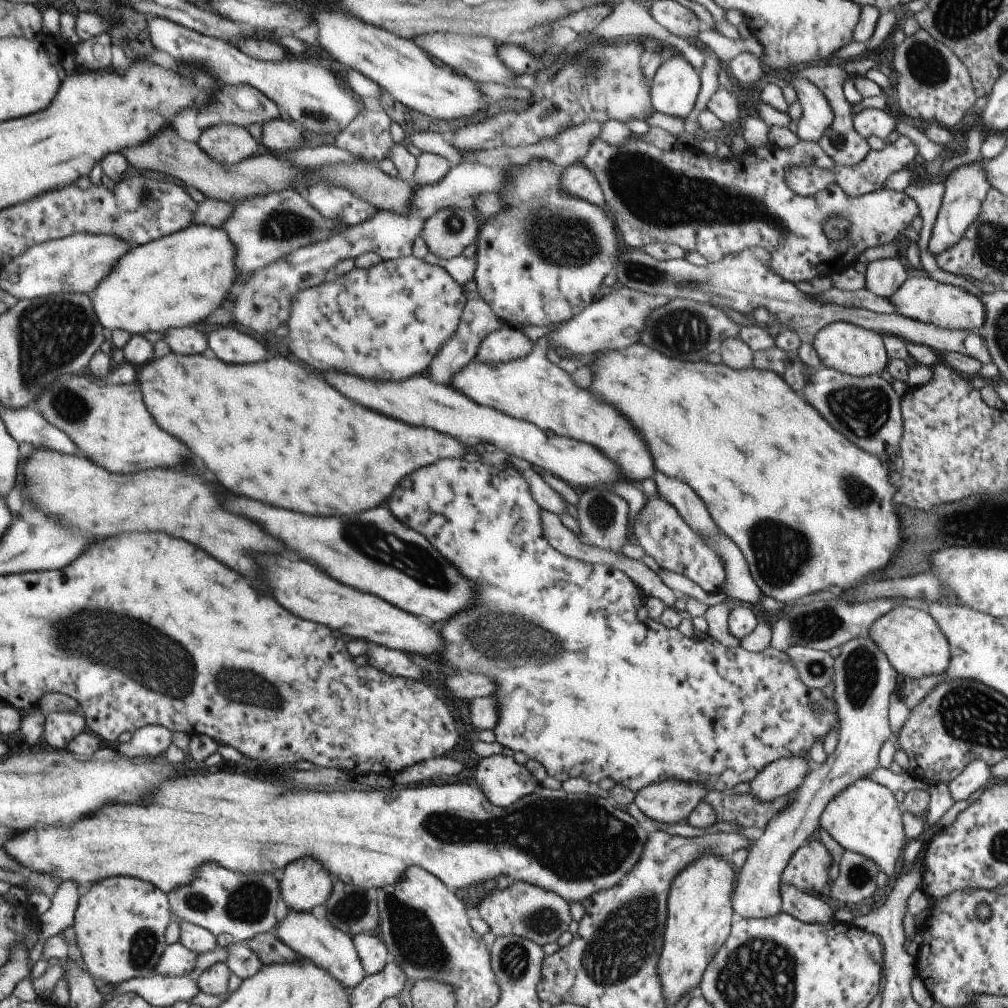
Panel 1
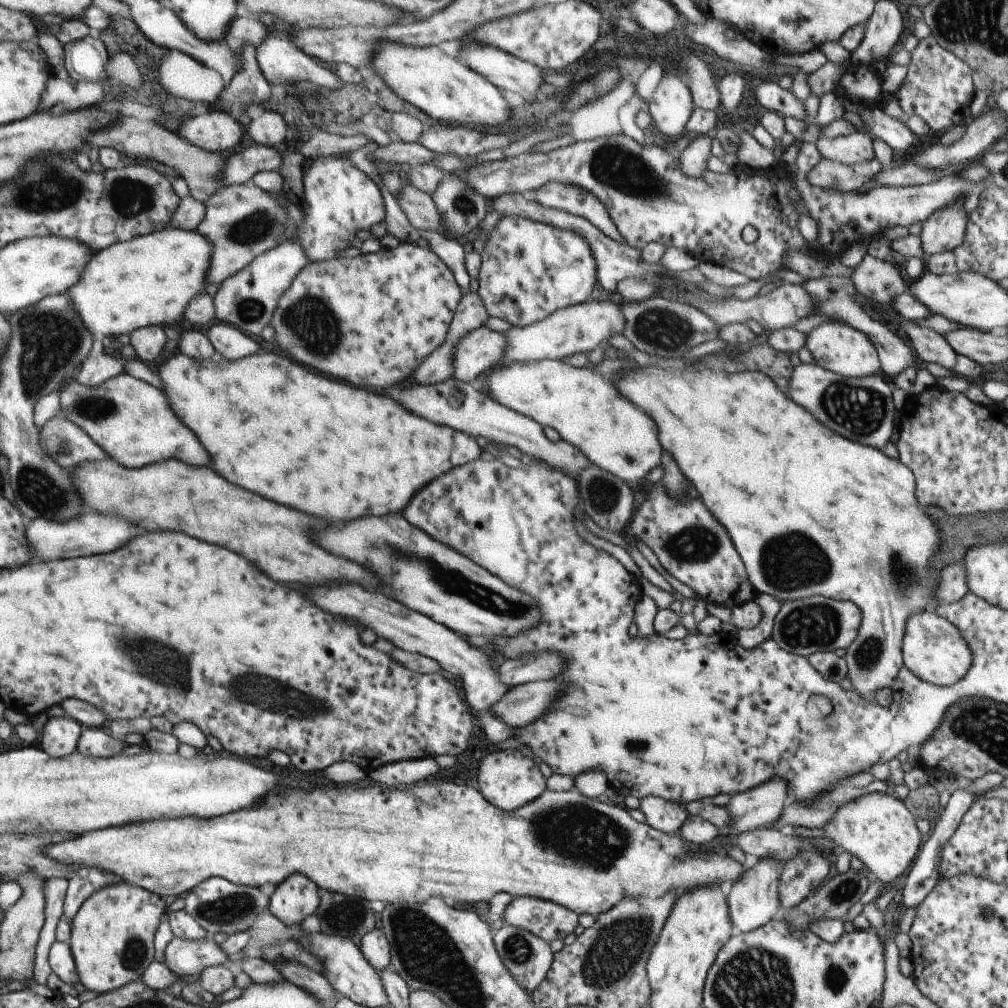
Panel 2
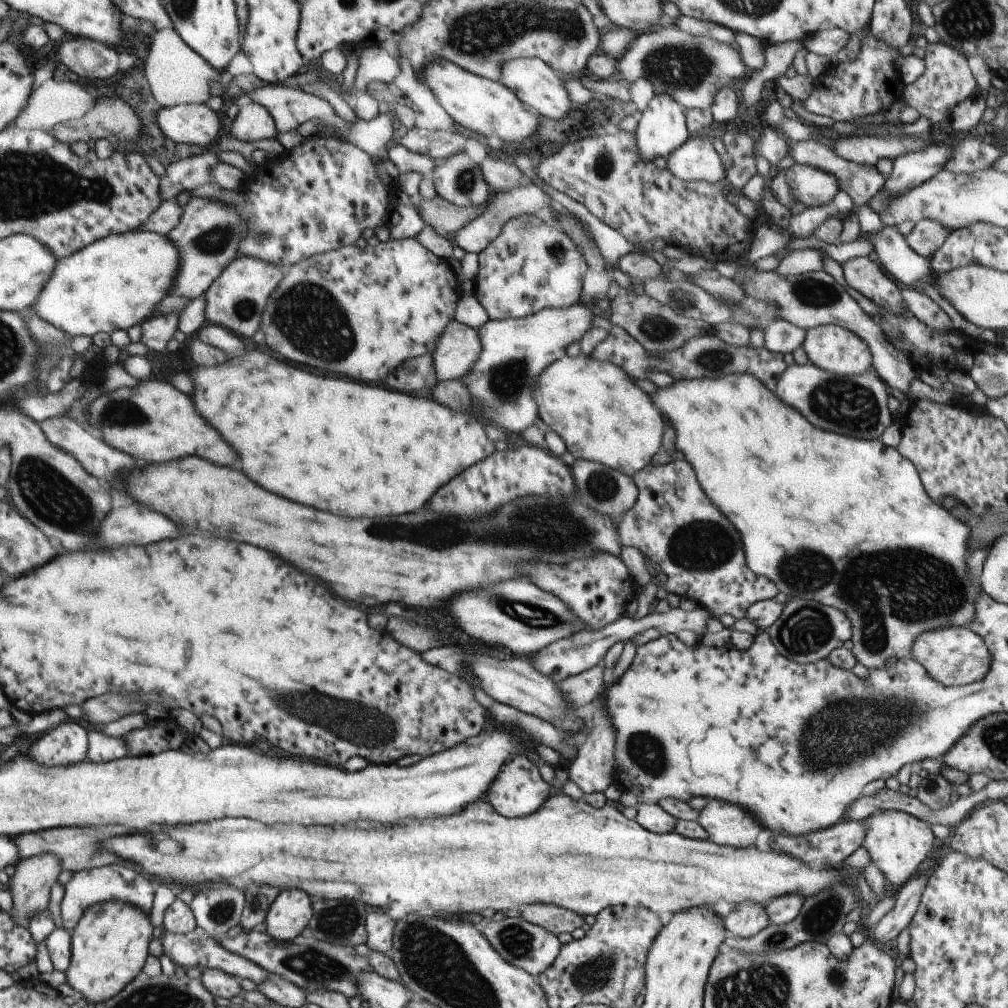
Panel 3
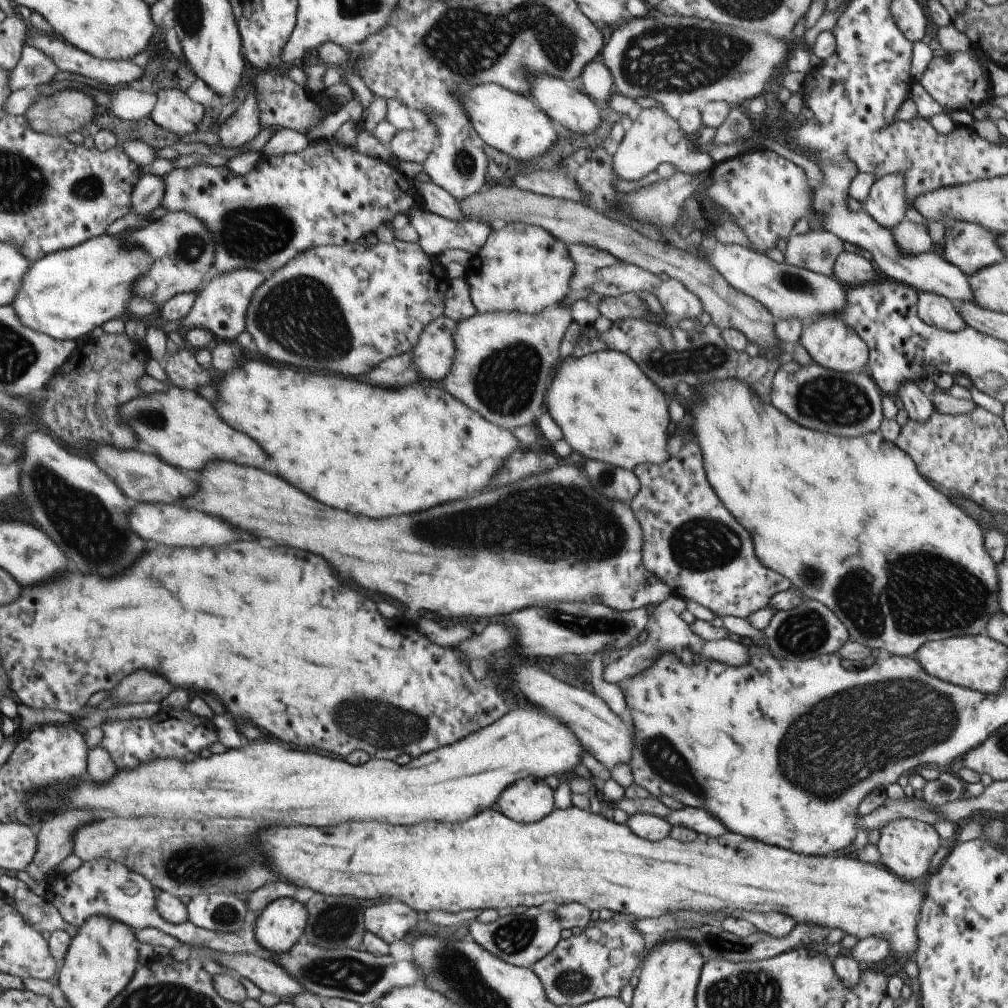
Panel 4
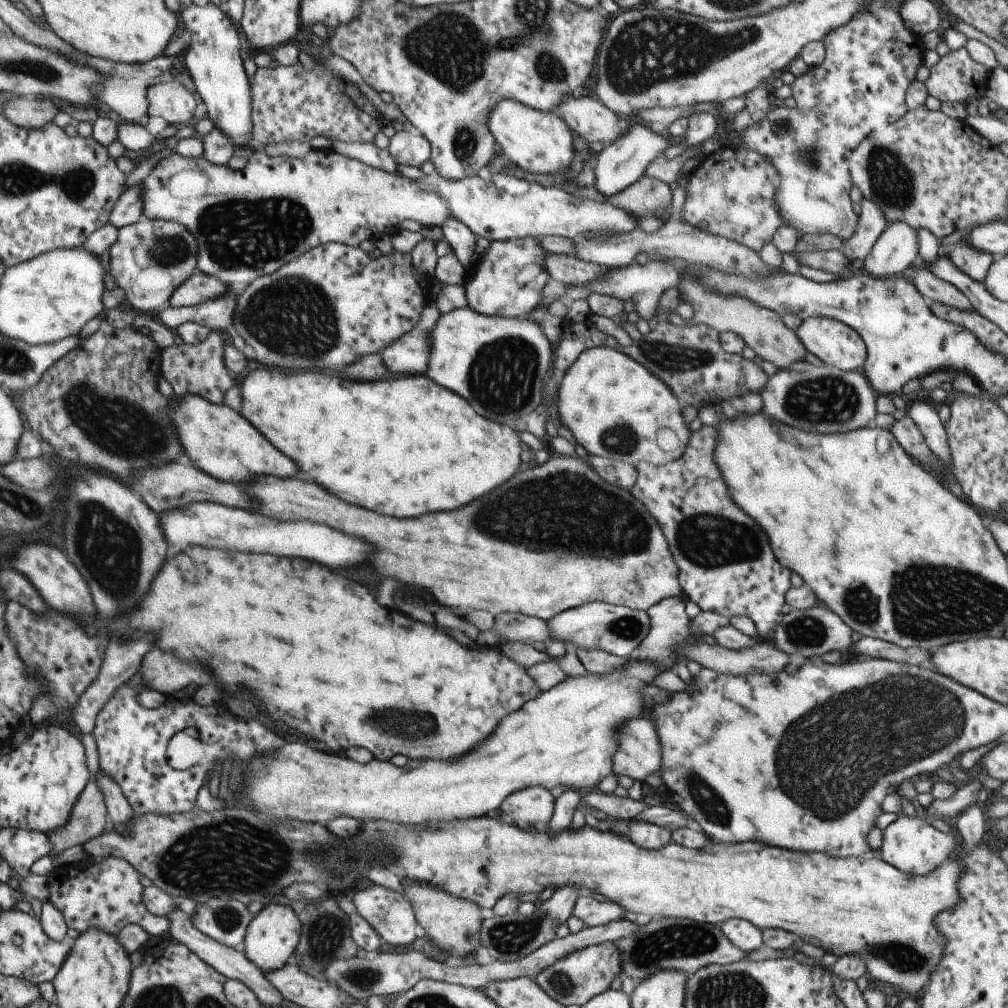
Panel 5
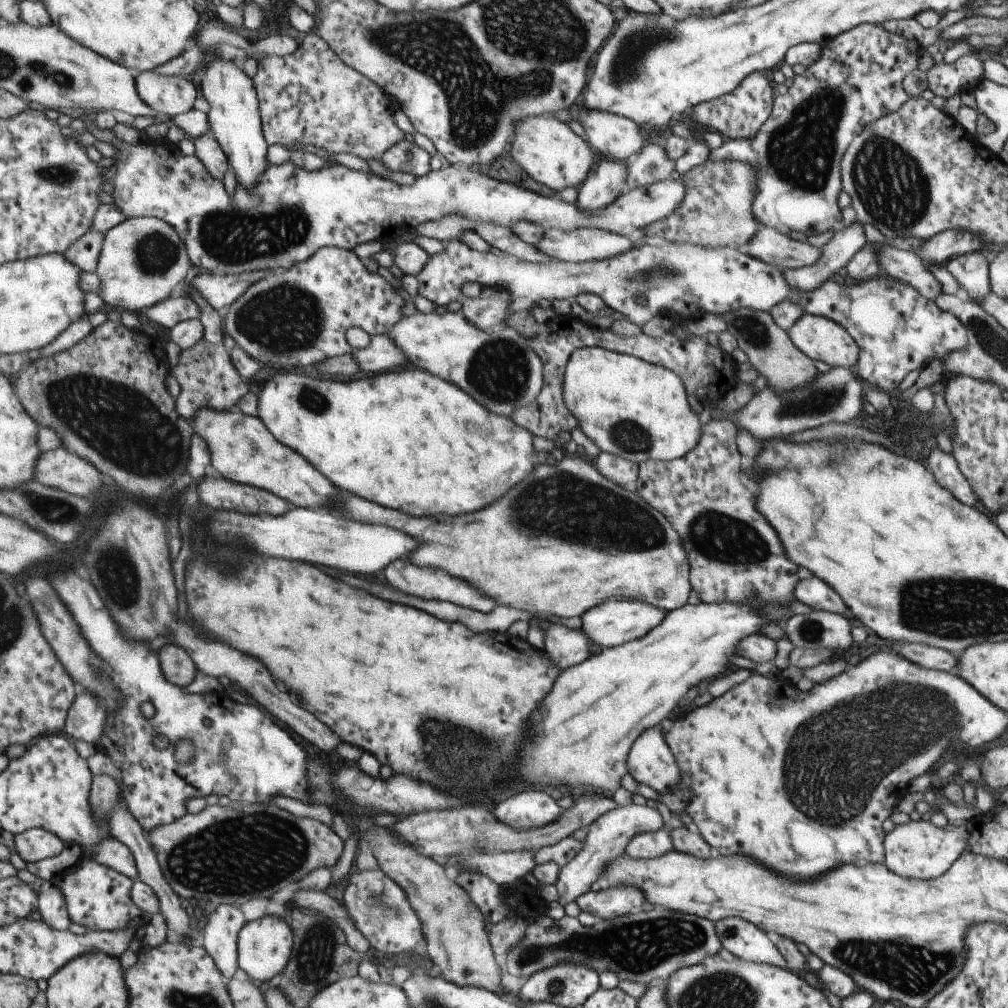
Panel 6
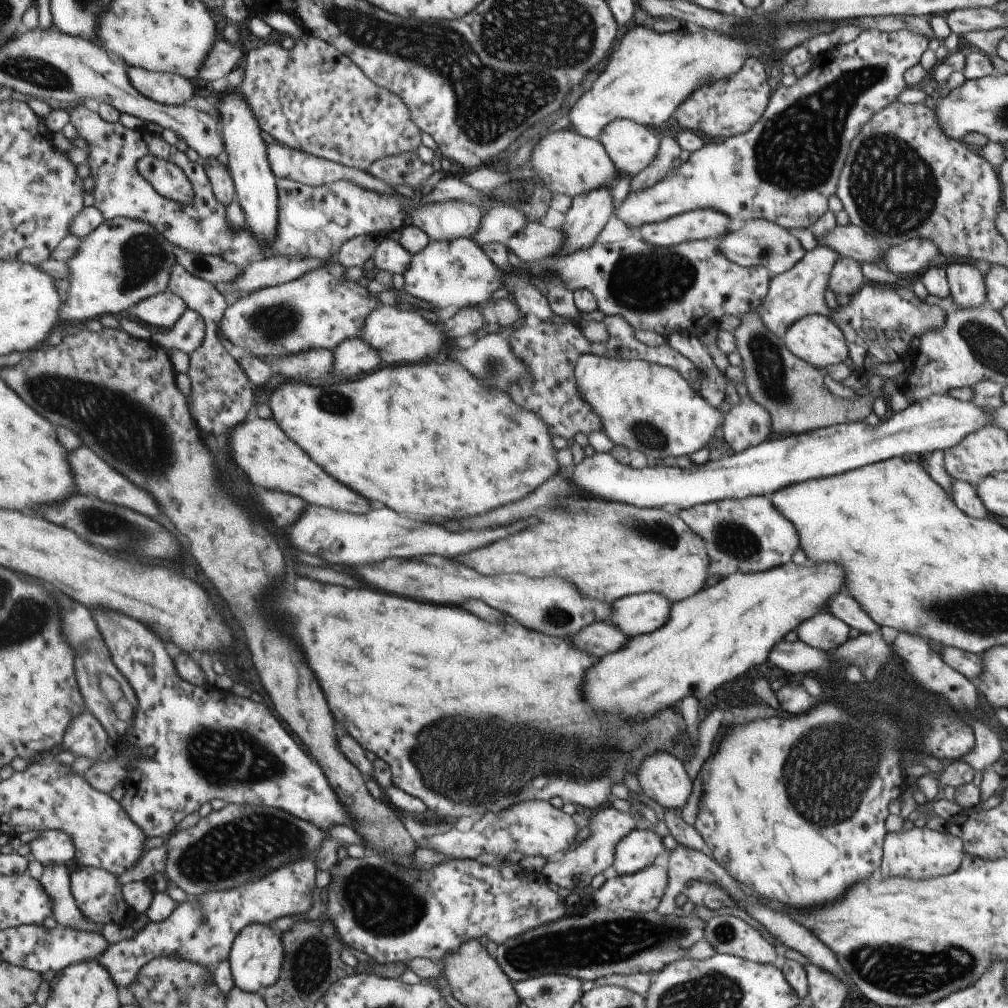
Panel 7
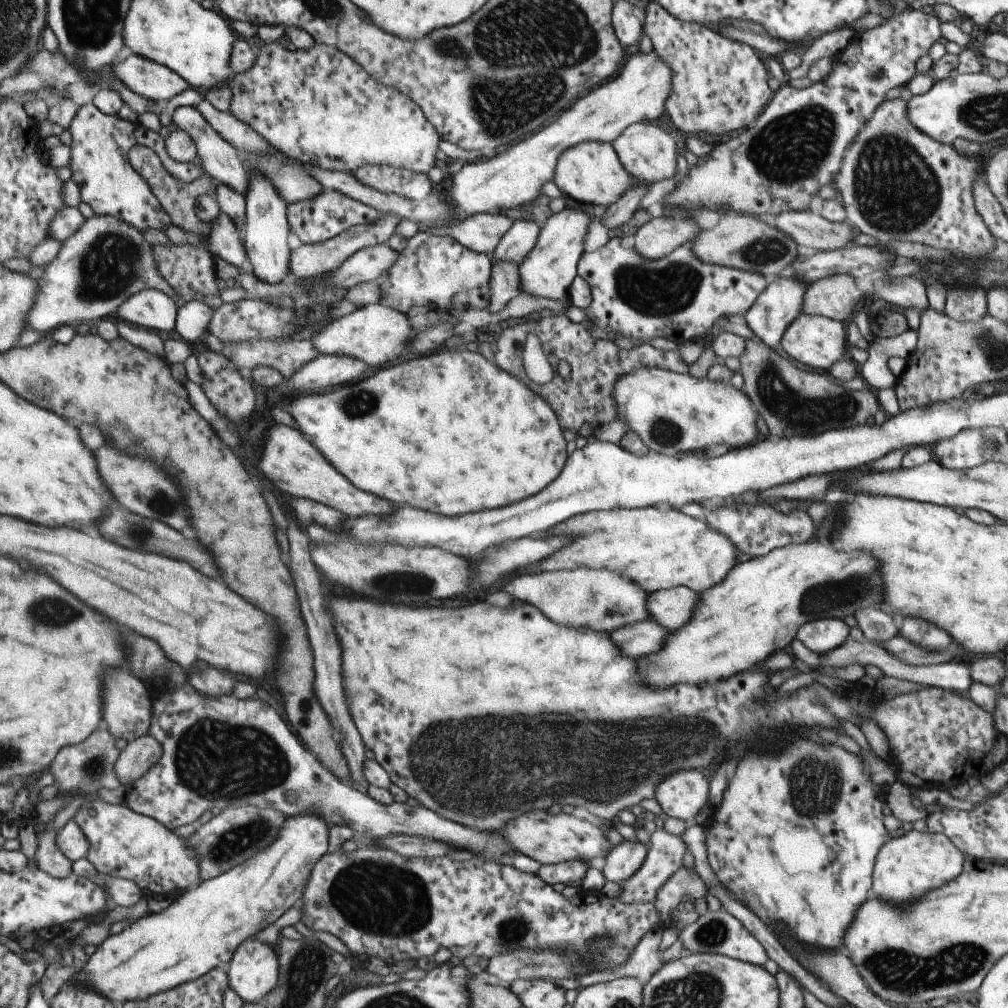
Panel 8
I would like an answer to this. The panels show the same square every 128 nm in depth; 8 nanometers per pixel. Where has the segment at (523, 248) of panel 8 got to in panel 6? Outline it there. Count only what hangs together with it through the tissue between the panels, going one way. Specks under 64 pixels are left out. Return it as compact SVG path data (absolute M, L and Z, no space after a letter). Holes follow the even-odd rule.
M583 227L569 232L544 230L542 239L533 246L551 260L584 263L610 259L635 245L630 236Z

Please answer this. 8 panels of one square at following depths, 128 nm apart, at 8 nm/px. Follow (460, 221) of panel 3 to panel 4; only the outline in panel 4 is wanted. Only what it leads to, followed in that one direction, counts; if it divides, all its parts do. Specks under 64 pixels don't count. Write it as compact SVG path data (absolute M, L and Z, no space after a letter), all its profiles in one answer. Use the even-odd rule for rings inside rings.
M495 183L457 201L456 205L465 219L485 220L489 225L495 224L495 228L514 222L538 226L566 245L599 248L613 255L621 263L638 266L652 275L678 280L700 300L702 310L709 314L709 324L721 331L728 328L738 329L748 342L758 345L760 354L779 347L774 338L774 316L759 302L729 286L709 264L705 255L683 252L671 245L667 246L664 241L647 240L647 237L635 229L609 220L583 203L527 192L515 185Z

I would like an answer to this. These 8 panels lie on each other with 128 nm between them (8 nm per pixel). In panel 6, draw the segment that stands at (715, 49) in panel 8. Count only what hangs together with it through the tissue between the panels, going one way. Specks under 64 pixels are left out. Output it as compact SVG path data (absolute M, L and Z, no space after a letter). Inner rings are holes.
M752 72L738 84L733 92L713 101L696 104L689 108L687 116L706 130L721 133L723 138L745 139L752 137L758 131L761 123L770 115L772 100L773 90L769 87L769 82L760 72Z

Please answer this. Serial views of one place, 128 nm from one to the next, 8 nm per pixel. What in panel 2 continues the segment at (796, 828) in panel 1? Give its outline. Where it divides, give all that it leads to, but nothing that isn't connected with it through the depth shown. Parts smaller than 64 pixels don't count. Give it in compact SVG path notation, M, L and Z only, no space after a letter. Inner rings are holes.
M637 366L637 368L625 368L625 370L619 371L621 374L613 376L613 386L617 388L617 392L621 392L621 396L625 396L633 406L641 408L641 412L645 412L655 422L661 450L667 452L675 460L681 474L697 490L705 508L709 508L711 516L719 524L723 522L723 528L729 535L731 544L745 567L748 581L756 593L768 594L776 598L779 603L822 596L849 601L861 611L857 636L845 649L842 657L846 664L846 676L851 683L851 689L862 699L874 702L875 692L881 688L890 688L902 667L900 642L904 635L904 622L913 613L925 609L934 610L939 605L932 598L932 588L939 571L933 571L928 567L928 564L931 564L931 556L937 548L937 528L931 522L927 522L927 516L917 506L917 500L913 496L915 482L911 476L912 472L901 462L885 458L881 452L877 452L873 448L861 446L857 442L849 442L849 440L829 432L823 424L813 420L813 416L807 410L793 404L783 392L779 392L775 383L762 372L731 372L731 374L727 374L727 372L711 372L711 370L703 370L703 372L689 370L689 374L675 372L671 376L669 370L653 368L653 366ZM761 857L750 861L750 865L746 866L744 875L732 884L726 896L729 918L735 931L747 932L756 929L781 913L778 899L779 875L776 862L771 857Z

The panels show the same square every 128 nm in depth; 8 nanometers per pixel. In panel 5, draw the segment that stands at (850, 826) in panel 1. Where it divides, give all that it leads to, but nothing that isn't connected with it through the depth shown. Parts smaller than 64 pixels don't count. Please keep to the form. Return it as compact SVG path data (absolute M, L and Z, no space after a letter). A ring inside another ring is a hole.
M903 815L897 817L882 830L882 840L876 855L899 872L909 876L925 876L941 863L949 860L949 854L954 856L952 852L959 841L959 834L953 826L951 826L949 833L942 833L932 824L917 816Z

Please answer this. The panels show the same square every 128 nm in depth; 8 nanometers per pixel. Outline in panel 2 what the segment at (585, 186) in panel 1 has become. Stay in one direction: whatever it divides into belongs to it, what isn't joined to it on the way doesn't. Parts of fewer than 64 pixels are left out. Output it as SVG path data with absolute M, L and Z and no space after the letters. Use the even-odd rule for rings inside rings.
M546 182L535 190L535 200L543 206L581 217L611 240L623 243L603 203L577 185Z

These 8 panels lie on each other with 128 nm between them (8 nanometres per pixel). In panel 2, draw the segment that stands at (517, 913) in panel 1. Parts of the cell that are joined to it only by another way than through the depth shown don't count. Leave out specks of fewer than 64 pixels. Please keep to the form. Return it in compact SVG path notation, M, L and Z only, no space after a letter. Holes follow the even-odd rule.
M528 896L513 897L499 916L503 924L525 929L546 943L562 940L577 925L577 915L568 908Z

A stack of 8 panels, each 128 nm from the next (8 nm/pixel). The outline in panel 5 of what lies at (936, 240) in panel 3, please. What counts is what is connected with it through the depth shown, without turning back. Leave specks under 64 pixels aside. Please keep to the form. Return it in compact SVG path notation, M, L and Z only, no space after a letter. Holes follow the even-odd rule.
M895 221L877 237L863 266L875 278L903 275L917 258L916 232L906 222Z

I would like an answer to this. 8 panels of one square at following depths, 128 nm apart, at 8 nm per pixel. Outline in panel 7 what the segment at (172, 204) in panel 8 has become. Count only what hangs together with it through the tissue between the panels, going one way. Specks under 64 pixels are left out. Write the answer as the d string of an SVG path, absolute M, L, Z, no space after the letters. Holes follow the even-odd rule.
M146 155L136 162L138 173L167 200L184 205L192 199L192 188L181 169L157 156Z

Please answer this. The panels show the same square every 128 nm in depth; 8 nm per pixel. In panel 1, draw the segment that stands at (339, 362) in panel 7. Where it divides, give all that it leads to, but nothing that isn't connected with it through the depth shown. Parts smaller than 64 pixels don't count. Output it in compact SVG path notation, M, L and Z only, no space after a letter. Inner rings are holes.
M502 325L479 340L473 360L477 362L505 363L527 356L535 347L520 328Z

